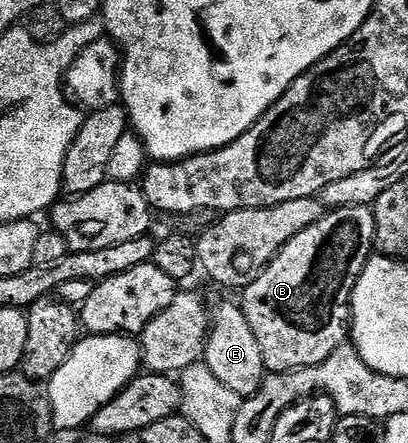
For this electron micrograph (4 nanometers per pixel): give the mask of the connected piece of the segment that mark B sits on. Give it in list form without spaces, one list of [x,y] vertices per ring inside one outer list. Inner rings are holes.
[[[347,206],[346,208],[338,208],[337,210],[329,209],[325,213],[324,218],[314,224],[310,224],[310,228],[306,228],[306,232],[298,232],[298,236],[294,236],[294,240],[290,240],[290,244],[283,246],[274,256],[272,262],[268,263],[263,270],[257,273],[252,283],[244,287],[242,291],[242,297],[244,297],[242,309],[246,320],[250,322],[250,329],[254,332],[254,337],[258,339],[258,348],[262,348],[262,360],[264,361],[265,371],[281,374],[287,370],[297,370],[298,368],[313,366],[314,364],[322,364],[322,360],[326,360],[326,356],[330,356],[330,352],[334,352],[339,346],[345,345],[349,341],[354,284],[358,280],[358,276],[362,272],[362,268],[367,264],[369,258],[373,257],[375,241],[376,215],[373,207]]]

